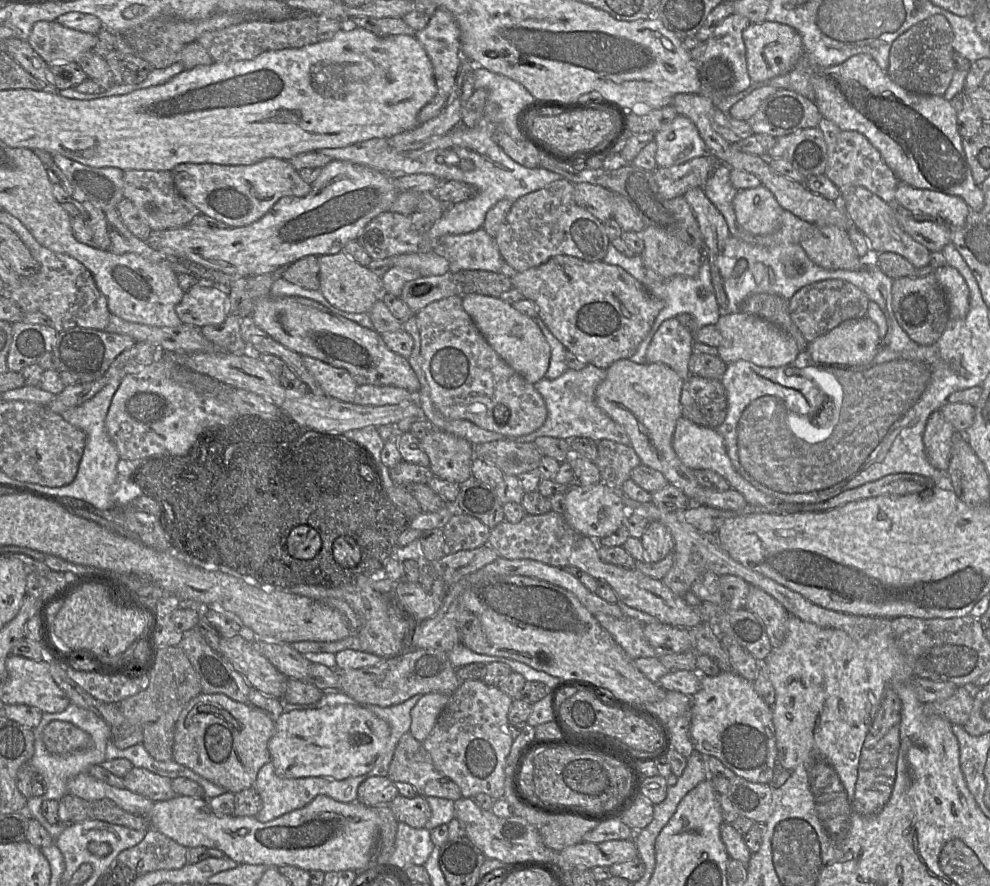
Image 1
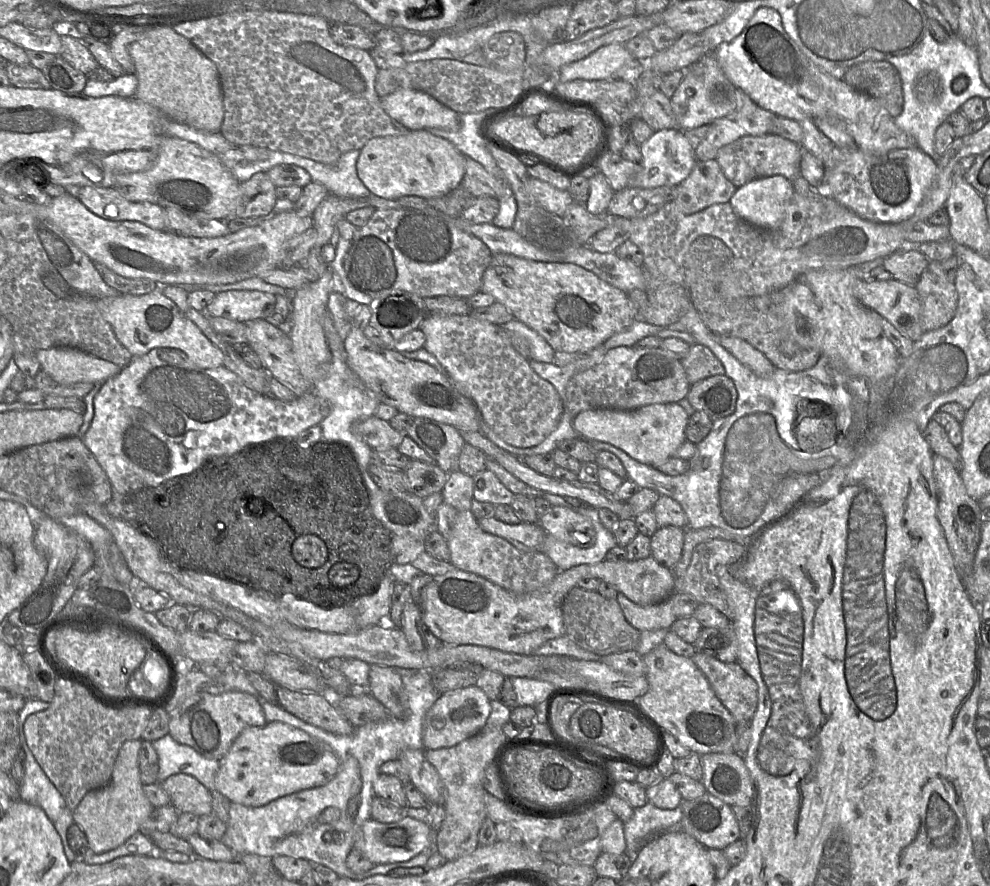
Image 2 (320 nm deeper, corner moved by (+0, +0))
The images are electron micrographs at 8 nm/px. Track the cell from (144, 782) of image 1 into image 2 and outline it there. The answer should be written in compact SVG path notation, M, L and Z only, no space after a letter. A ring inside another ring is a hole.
M174 774L159 783L179 813L188 812L201 817L213 812L211 792L193 776Z

